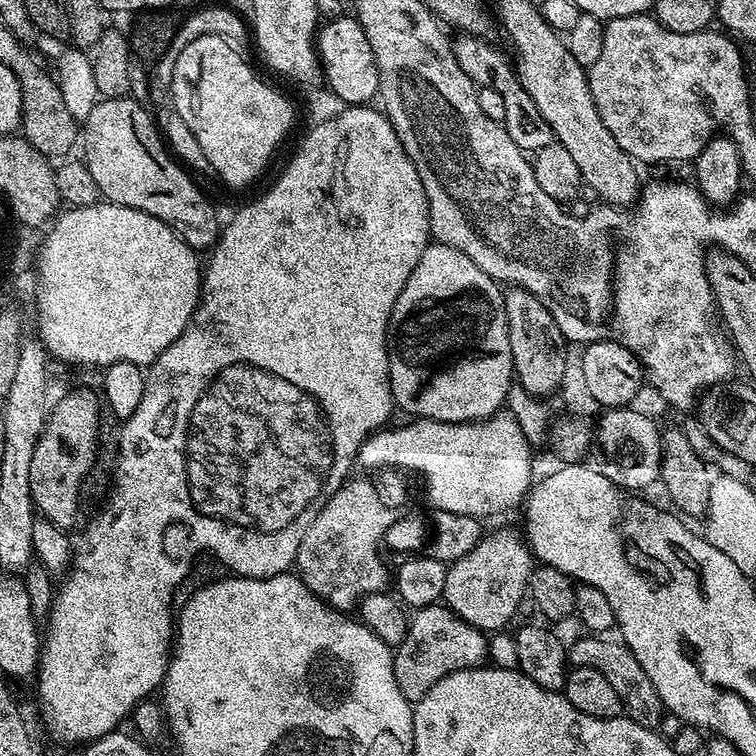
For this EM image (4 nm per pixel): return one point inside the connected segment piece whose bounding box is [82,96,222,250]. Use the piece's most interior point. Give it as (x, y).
(123, 148)

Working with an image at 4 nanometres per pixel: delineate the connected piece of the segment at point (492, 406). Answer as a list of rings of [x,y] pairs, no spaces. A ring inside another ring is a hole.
[[[429,243],[427,250],[418,258],[418,266],[410,270],[410,278],[406,278],[406,286],[402,286],[402,294],[398,294],[398,302],[394,302],[392,316],[388,320],[388,376],[392,403],[397,409],[409,412],[409,417],[421,420],[437,420],[451,424],[473,424],[475,420],[489,420],[505,407],[508,391],[514,387],[514,369],[510,354],[510,330],[506,326],[506,310],[504,309],[504,292],[501,285],[491,280],[466,254],[454,250],[445,244]]]

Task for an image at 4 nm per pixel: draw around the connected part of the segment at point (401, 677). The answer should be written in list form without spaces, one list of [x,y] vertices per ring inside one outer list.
[[[437,602],[415,609],[408,621],[406,638],[395,645],[392,653],[398,690],[402,690],[408,701],[415,702],[430,691],[434,682],[442,682],[446,674],[467,668],[480,668],[488,656],[488,640],[489,637],[484,632],[464,621],[443,603]]]

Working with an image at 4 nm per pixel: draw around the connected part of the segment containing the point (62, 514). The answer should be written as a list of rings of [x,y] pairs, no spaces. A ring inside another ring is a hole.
[[[76,388],[68,392],[60,401],[51,405],[44,424],[44,432],[34,447],[34,456],[30,463],[30,494],[35,504],[35,511],[63,530],[70,529],[76,520],[76,511],[80,508],[80,483],[88,476],[92,463],[96,460],[96,443],[100,440],[101,401],[88,388]]]

